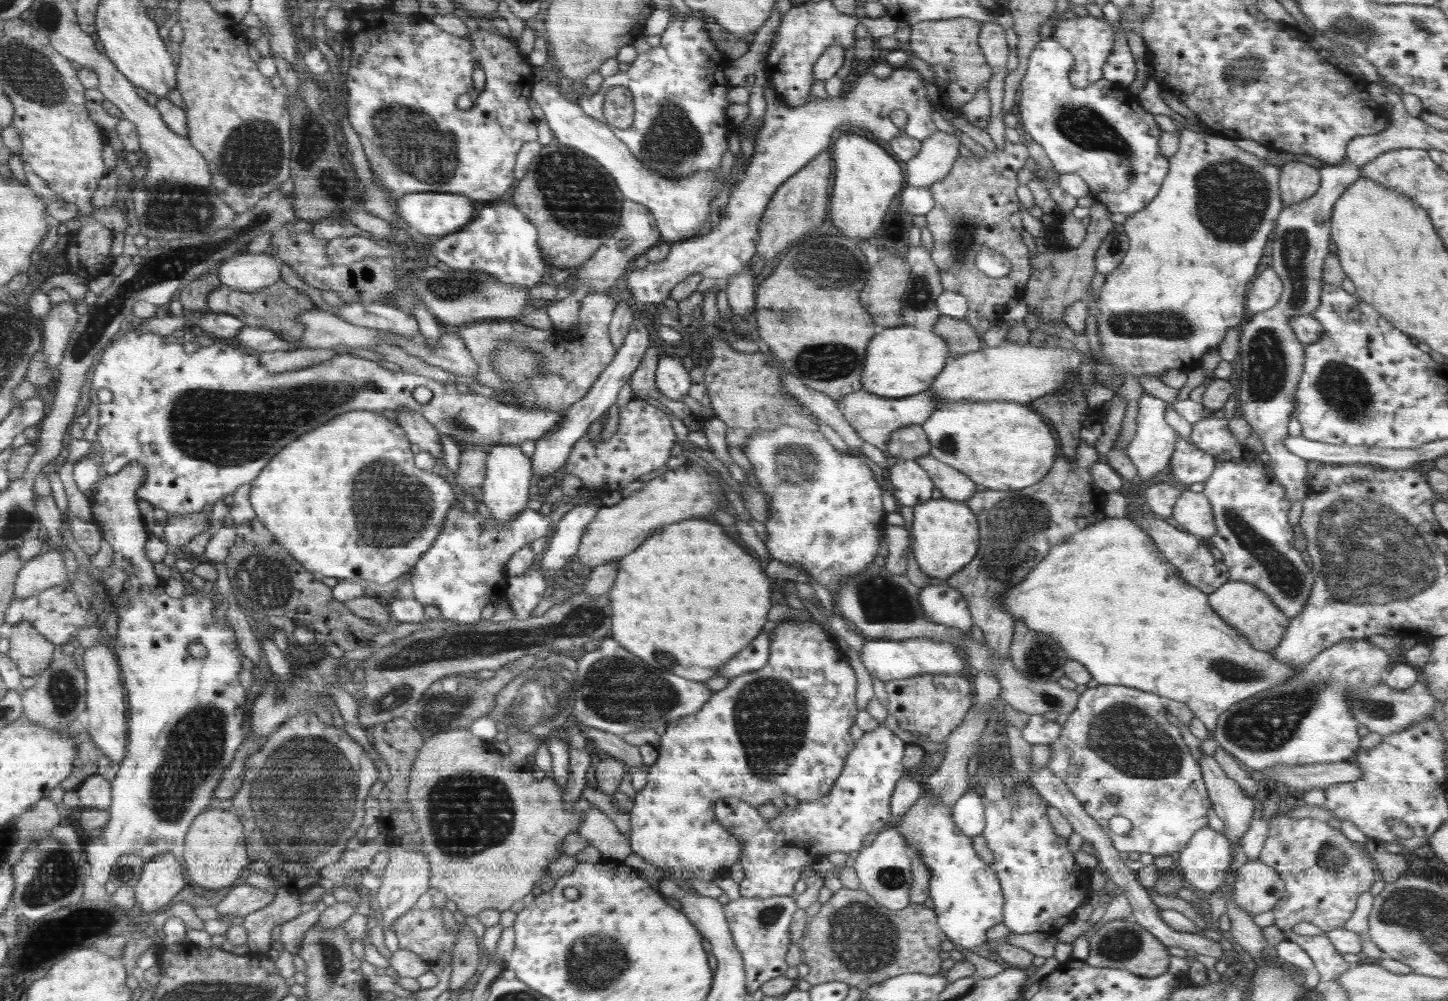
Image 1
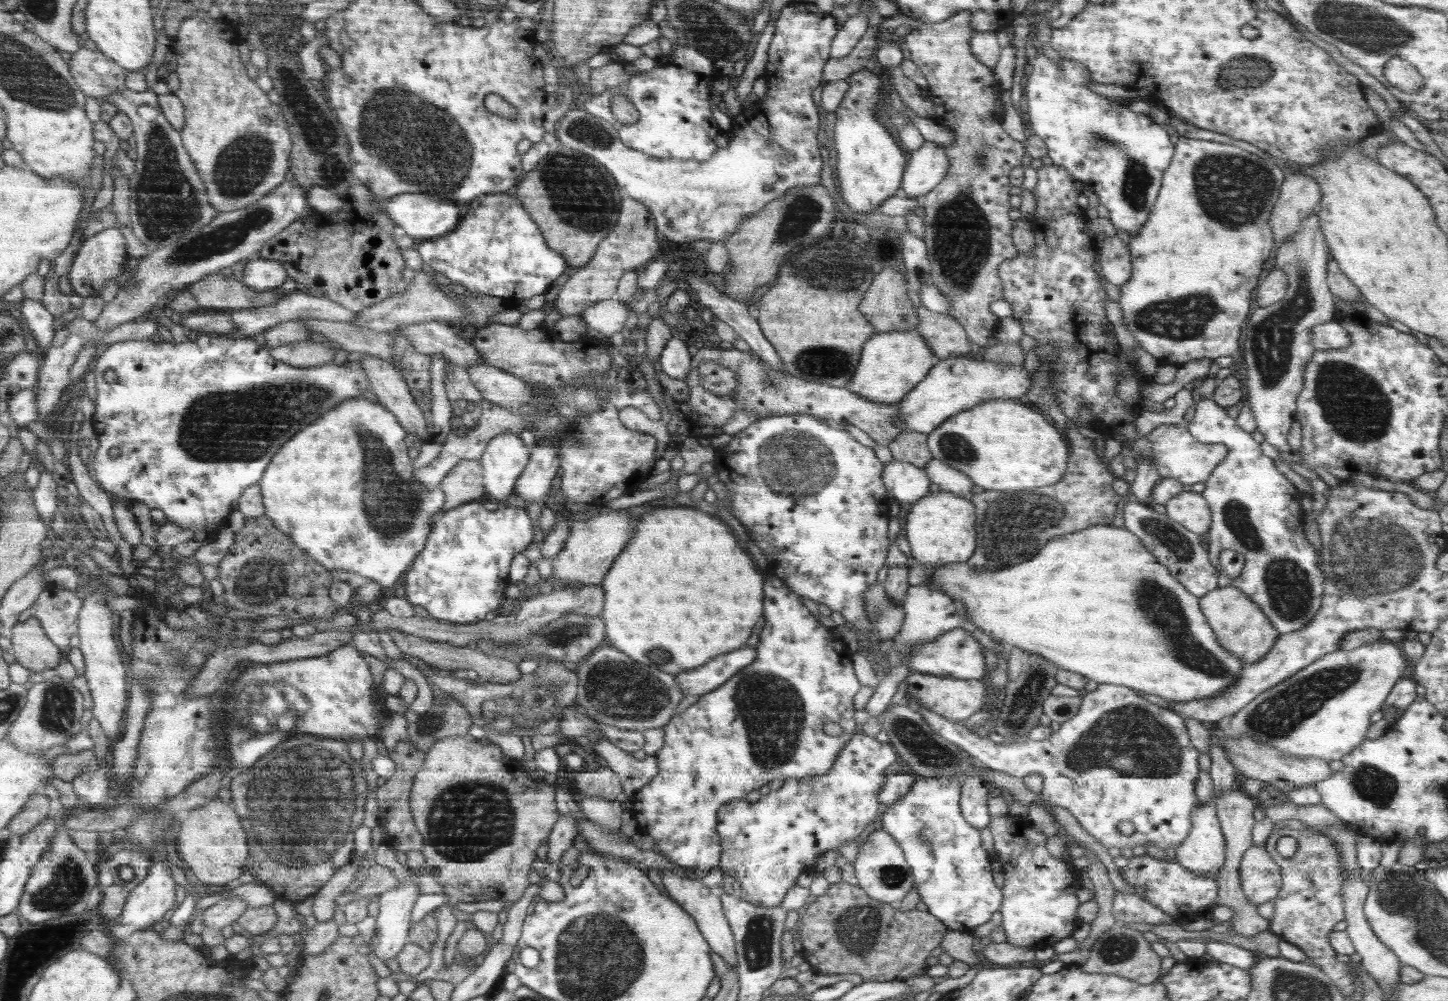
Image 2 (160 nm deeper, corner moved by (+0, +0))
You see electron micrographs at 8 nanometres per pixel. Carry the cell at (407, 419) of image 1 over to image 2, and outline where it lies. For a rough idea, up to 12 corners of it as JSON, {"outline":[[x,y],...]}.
{"outline":[[366,354],[359,362],[377,402],[408,434],[428,440],[423,412],[398,368]]}

